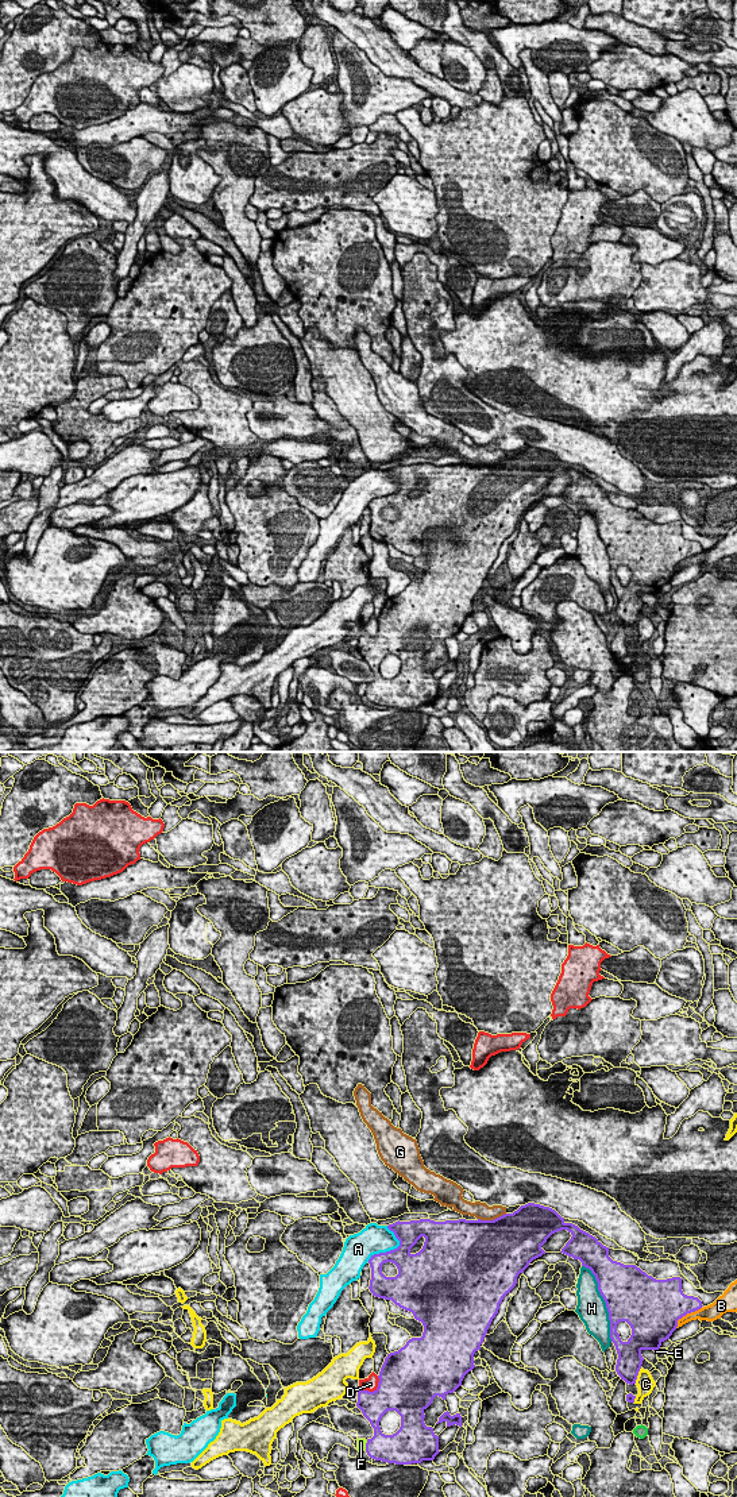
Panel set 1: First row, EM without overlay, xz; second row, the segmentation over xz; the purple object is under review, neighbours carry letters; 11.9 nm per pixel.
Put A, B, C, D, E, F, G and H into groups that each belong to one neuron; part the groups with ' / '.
A / B / C / D / E / F / G / H

